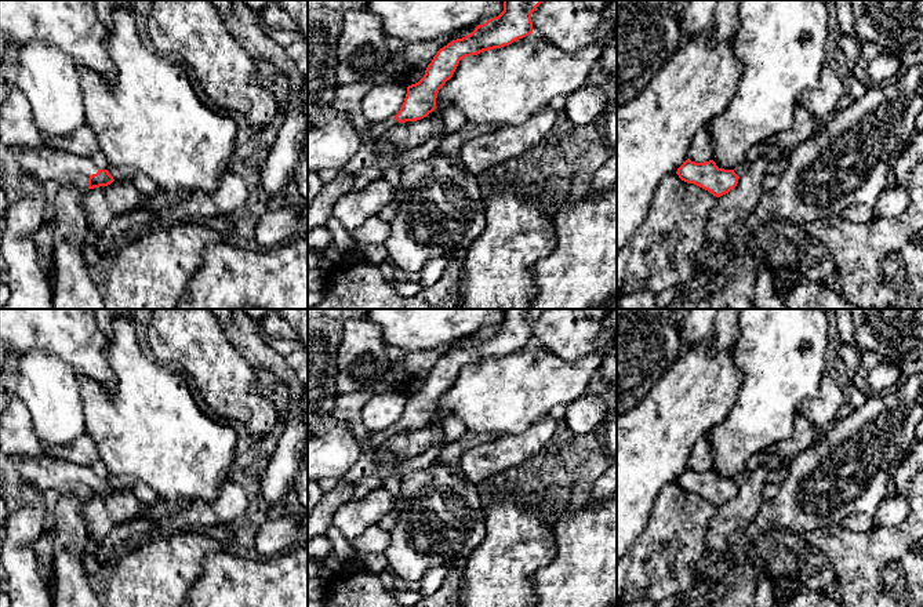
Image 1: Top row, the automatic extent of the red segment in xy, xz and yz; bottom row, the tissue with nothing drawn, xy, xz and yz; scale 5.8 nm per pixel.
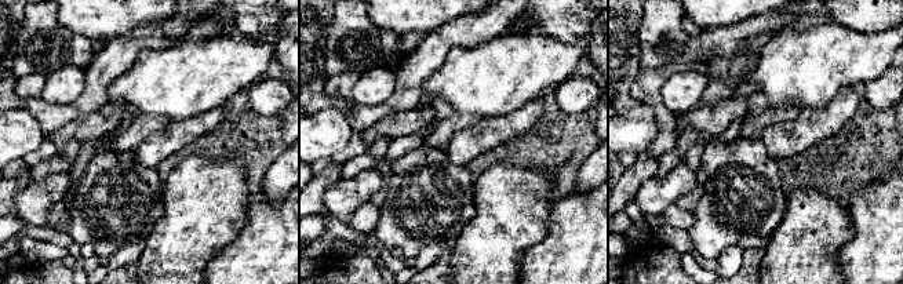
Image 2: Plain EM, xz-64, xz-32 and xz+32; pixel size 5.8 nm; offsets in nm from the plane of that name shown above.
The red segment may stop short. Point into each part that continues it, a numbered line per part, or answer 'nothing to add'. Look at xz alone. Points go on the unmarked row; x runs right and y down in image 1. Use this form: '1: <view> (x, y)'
1: xz (375, 438)

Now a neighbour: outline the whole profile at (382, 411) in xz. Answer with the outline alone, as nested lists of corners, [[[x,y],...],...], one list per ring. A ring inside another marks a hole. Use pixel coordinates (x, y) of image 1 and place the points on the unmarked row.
[[[396,392],[375,393],[364,404],[360,424],[367,430],[385,430],[397,424],[407,403],[407,396]]]

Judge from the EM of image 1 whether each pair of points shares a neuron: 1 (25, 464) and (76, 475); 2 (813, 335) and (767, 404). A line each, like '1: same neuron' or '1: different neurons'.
1: same neuron
2: same neuron

